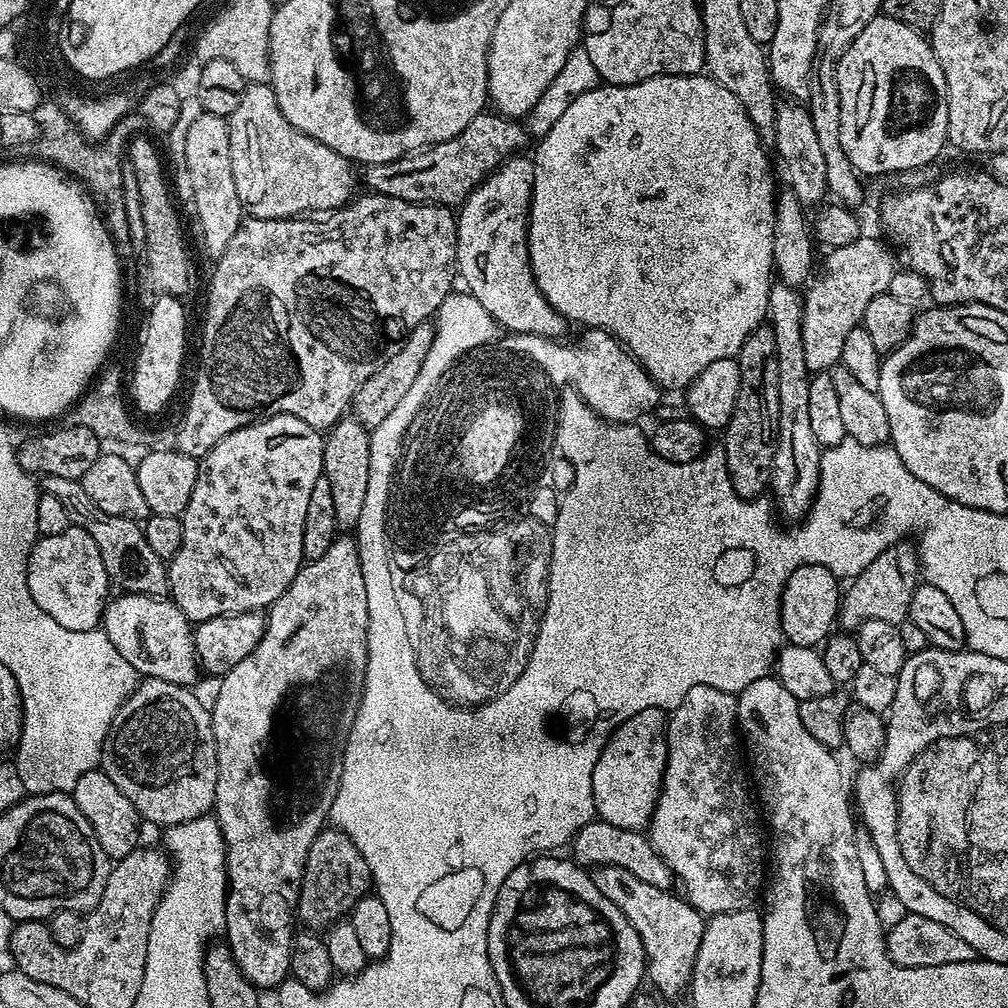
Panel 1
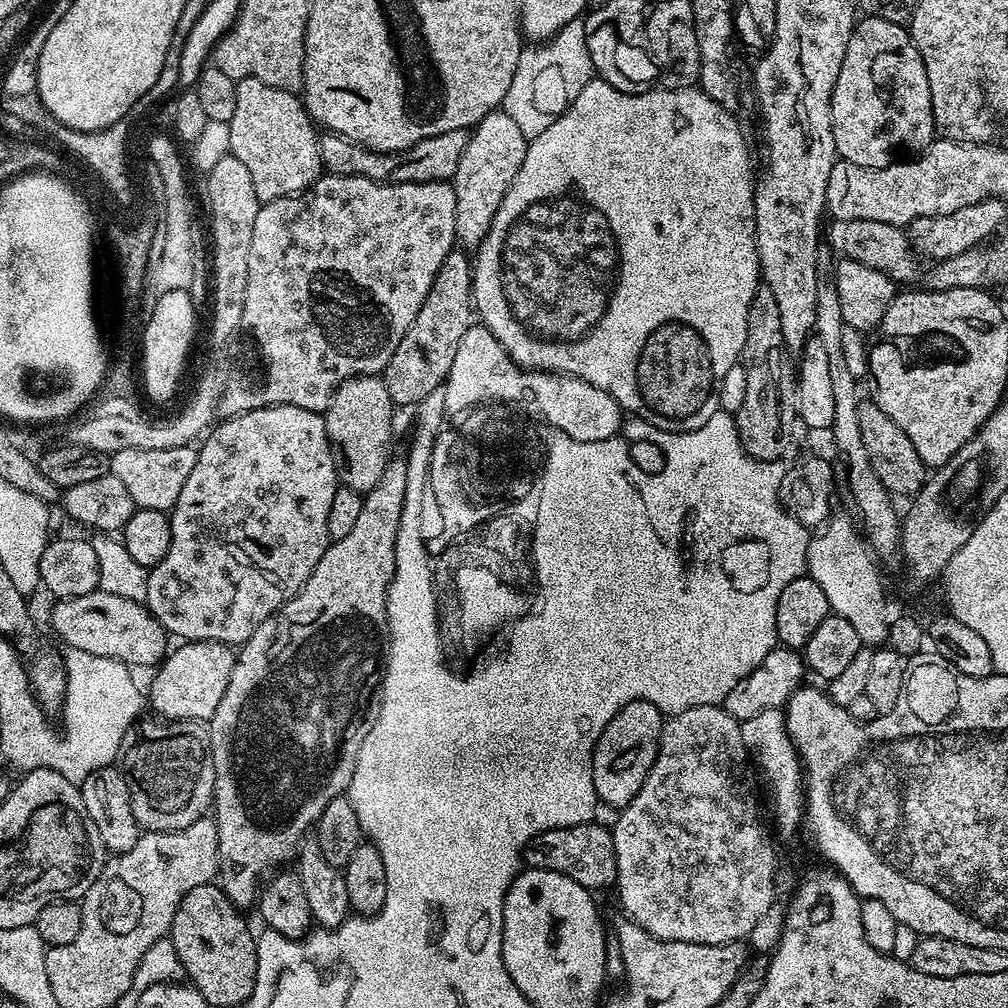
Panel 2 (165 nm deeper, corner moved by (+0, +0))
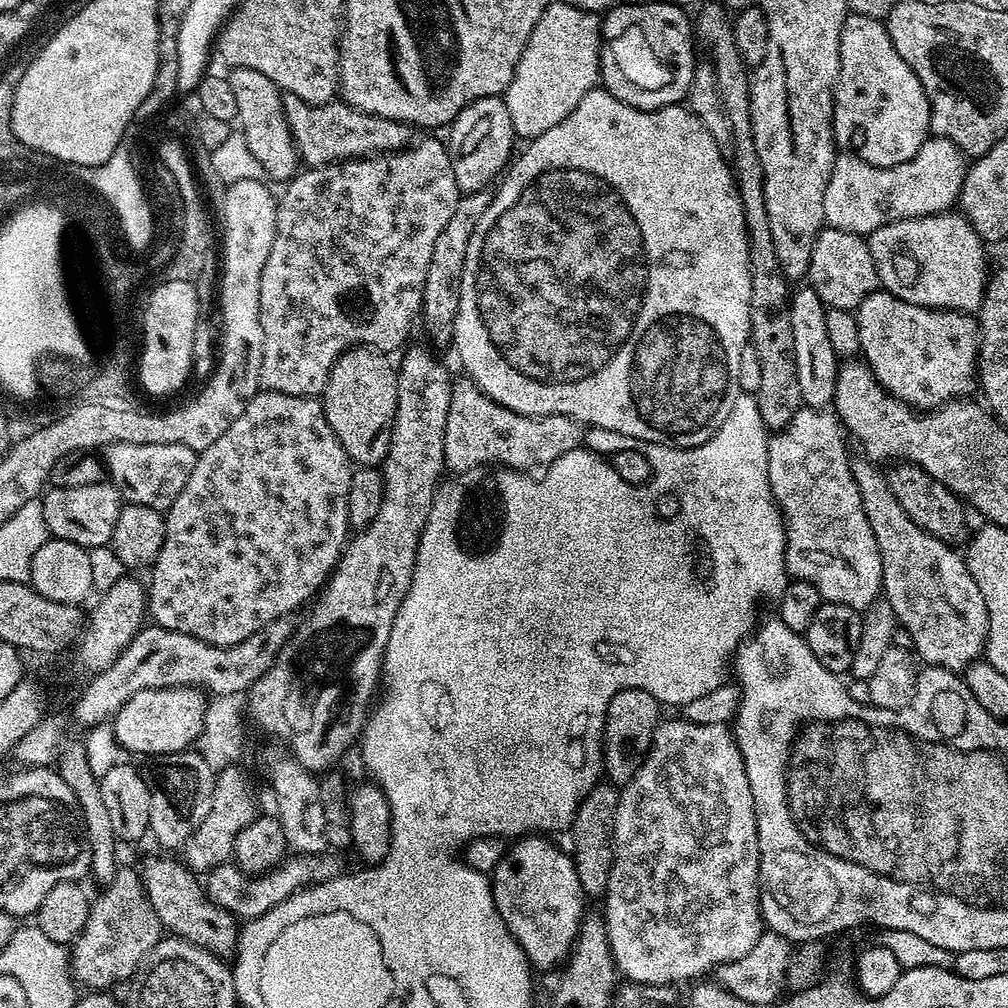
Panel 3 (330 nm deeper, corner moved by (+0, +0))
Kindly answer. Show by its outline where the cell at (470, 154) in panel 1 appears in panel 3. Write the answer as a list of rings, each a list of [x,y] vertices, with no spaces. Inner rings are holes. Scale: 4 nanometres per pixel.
[[[285,95],[284,113],[296,143],[296,155],[303,163],[305,160],[308,168],[398,152],[409,147],[414,140],[413,129],[409,125],[363,112],[343,102],[311,104],[302,102],[302,98],[297,96]]]

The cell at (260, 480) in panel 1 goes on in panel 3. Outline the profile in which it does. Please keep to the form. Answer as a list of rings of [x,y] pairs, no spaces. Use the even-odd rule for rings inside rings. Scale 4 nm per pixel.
[[[261,390],[249,400],[248,405],[230,422],[230,430],[222,434],[222,438],[210,442],[197,455],[194,470],[186,486],[182,486],[182,494],[174,498],[164,517],[164,541],[162,550],[158,550],[158,558],[152,563],[148,584],[146,580],[146,612],[152,616],[157,625],[166,630],[178,630],[182,634],[190,634],[207,644],[233,648],[238,642],[250,638],[258,630],[262,630],[270,622],[283,616],[292,616],[295,608],[307,605],[324,587],[332,569],[340,560],[340,554],[350,536],[348,527],[348,495],[350,494],[350,478],[354,465],[348,459],[346,450],[338,442],[334,430],[330,430],[330,422],[326,422],[323,403],[310,396],[291,396],[281,392]]]

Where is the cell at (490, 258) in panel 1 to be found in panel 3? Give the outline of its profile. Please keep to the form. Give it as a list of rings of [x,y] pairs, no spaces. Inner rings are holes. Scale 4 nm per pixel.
[[[487,96],[470,102],[470,106],[463,108],[452,121],[447,132],[448,157],[454,166],[454,182],[458,182],[461,193],[485,191],[488,183],[492,179],[495,181],[513,159],[512,140],[517,139],[517,134],[510,122],[510,110],[506,110],[506,102],[500,96]]]

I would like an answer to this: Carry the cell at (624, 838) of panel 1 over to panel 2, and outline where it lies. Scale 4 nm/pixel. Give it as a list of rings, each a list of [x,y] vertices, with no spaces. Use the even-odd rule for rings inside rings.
[[[589,822],[572,827],[560,827],[536,835],[530,843],[524,845],[523,863],[529,868],[550,870],[573,878],[583,888],[597,890],[615,885],[616,855],[612,833],[607,827]]]

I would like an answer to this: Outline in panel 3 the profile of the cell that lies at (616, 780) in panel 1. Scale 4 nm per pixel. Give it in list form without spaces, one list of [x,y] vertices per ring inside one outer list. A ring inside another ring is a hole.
[[[631,688],[614,694],[608,704],[608,713],[604,715],[604,739],[602,741],[602,772],[607,783],[623,786],[634,778],[638,766],[642,766],[644,756],[652,745],[652,733],[661,723],[662,706],[646,690]]]

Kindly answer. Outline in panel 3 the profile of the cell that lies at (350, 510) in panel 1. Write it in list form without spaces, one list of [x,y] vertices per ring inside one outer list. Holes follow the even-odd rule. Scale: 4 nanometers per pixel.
[[[350,348],[334,362],[322,393],[326,422],[356,466],[383,465],[398,406],[397,369],[387,355],[370,348]]]

